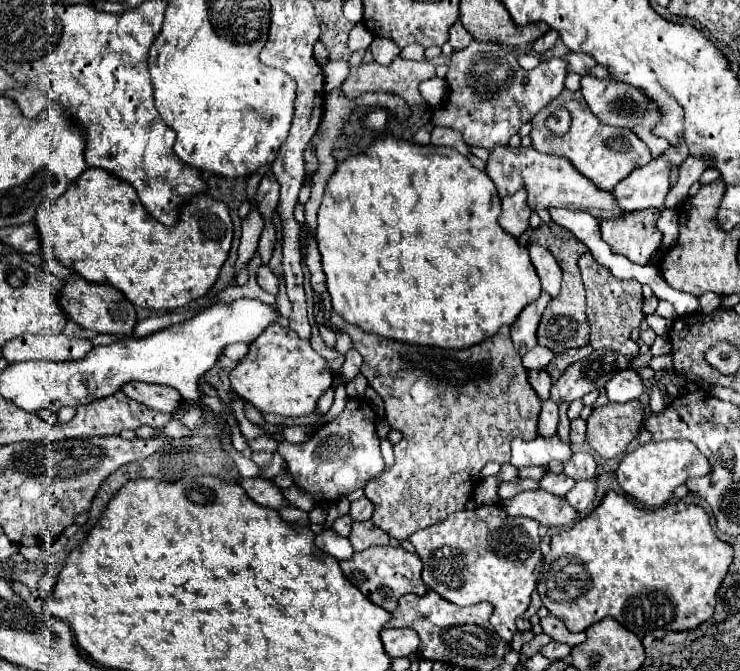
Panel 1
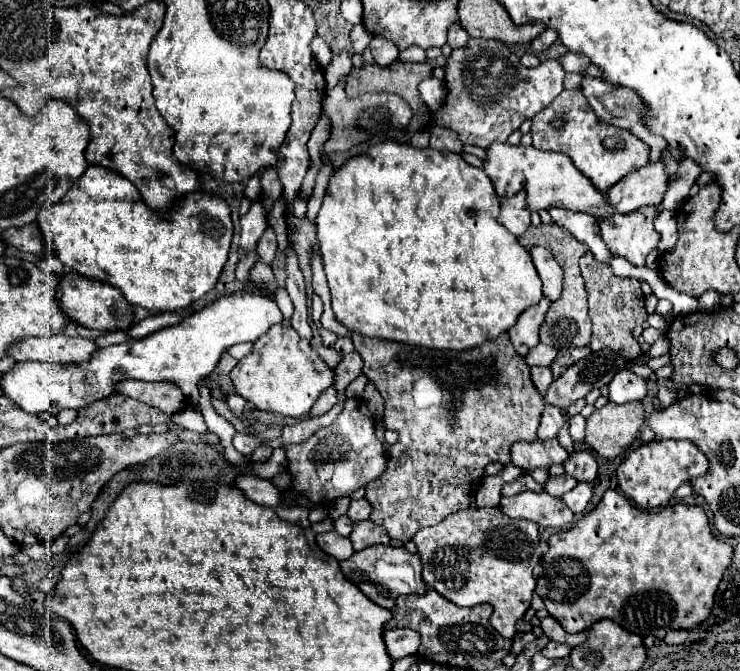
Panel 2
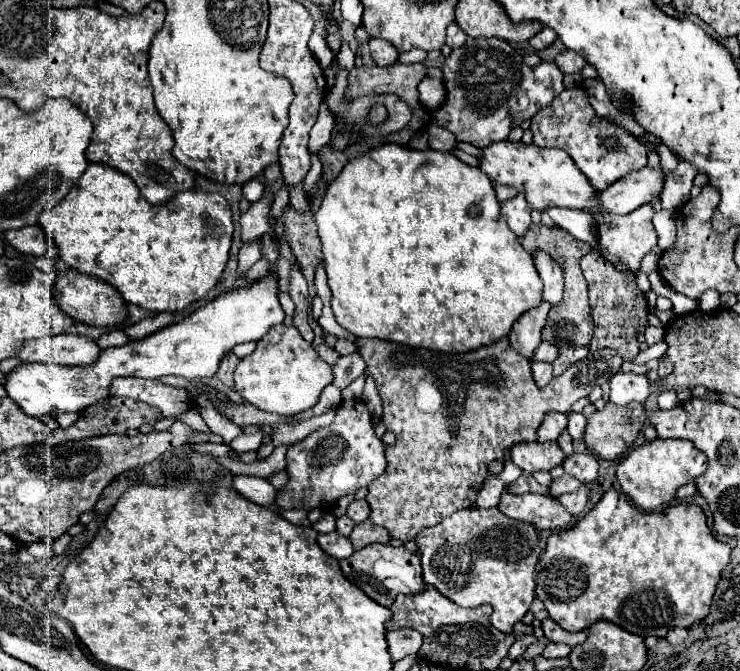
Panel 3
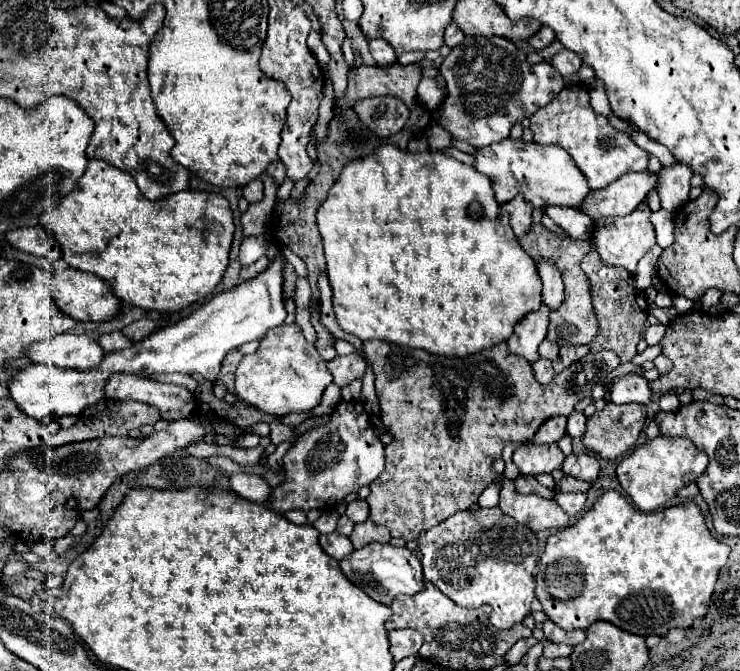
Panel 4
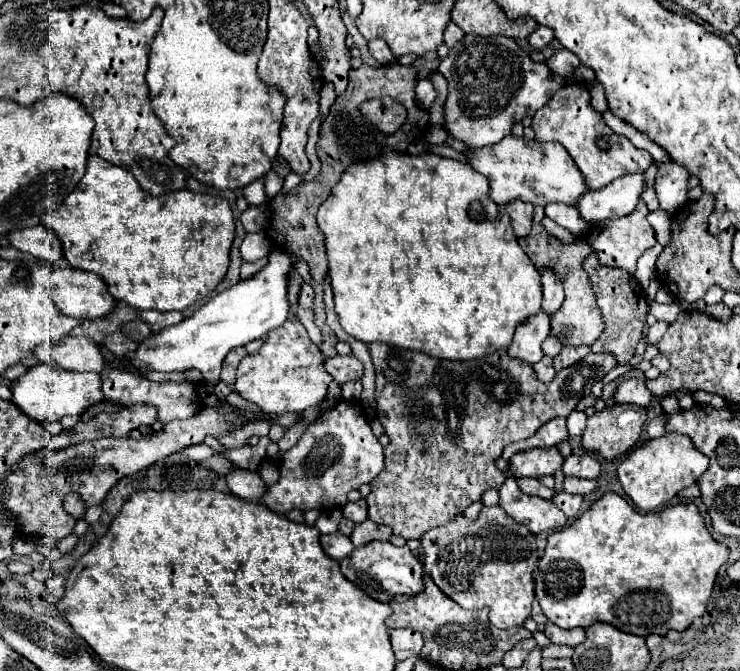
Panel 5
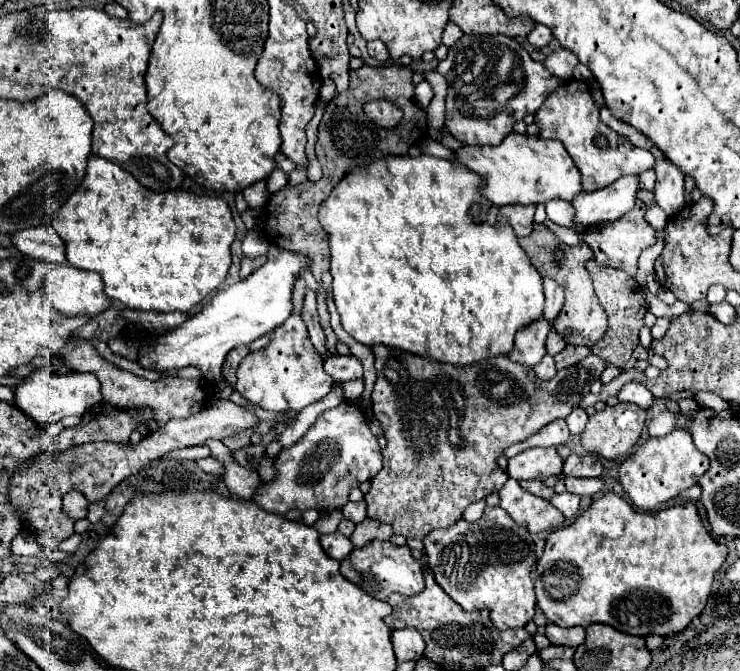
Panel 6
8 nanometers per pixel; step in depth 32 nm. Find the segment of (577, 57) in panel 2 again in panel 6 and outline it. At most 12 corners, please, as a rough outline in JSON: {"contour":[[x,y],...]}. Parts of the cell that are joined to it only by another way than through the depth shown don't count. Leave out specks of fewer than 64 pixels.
{"contour":[[566,48],[556,50],[544,66],[560,80],[570,80],[578,58]]}

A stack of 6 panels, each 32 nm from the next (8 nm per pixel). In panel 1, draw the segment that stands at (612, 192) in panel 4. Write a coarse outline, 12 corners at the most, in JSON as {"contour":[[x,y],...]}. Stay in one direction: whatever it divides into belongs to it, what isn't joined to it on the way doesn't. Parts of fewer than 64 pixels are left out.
{"contour":[[686,144],[664,150],[616,188],[624,212],[660,208],[668,176],[690,156]]}

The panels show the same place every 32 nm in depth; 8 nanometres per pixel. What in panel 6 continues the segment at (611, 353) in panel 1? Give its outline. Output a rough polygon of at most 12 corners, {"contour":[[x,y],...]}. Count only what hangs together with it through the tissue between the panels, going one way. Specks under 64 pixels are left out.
{"contour":[[382,344],[388,444],[364,500],[422,540],[508,480],[510,444],[566,418],[610,366],[542,382]]}

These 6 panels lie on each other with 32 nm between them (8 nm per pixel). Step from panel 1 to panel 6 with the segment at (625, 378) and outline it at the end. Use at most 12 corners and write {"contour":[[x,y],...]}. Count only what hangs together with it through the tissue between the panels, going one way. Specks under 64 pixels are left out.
{"contour":[[626,382],[620,388],[620,402],[648,410],[654,402],[644,384]]}

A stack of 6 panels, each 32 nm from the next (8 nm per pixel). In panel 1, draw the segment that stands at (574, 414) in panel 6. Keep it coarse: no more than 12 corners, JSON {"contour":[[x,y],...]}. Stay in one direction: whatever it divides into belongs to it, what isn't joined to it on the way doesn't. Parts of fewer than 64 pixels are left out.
{"contour":[[582,418],[570,424],[570,442],[574,446],[586,440],[586,422]]}

